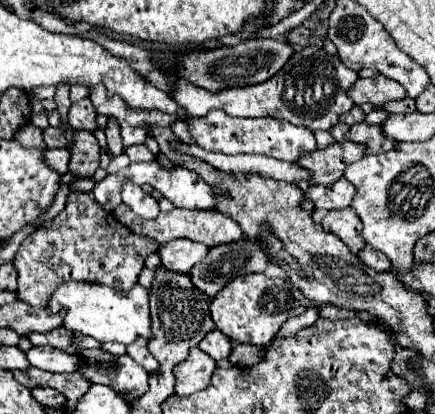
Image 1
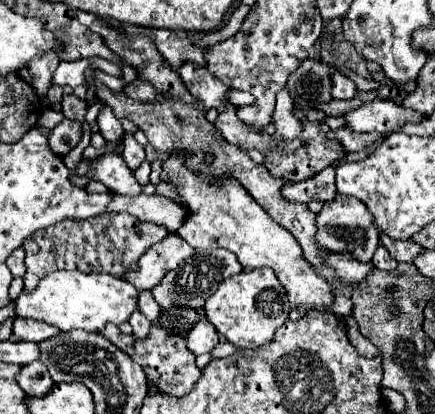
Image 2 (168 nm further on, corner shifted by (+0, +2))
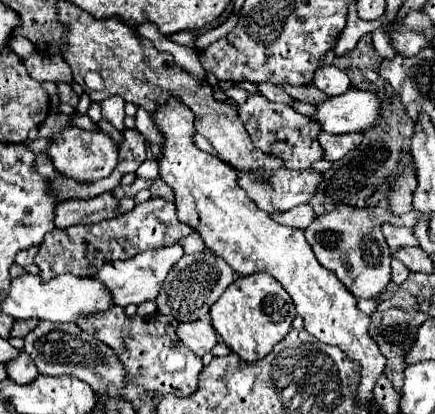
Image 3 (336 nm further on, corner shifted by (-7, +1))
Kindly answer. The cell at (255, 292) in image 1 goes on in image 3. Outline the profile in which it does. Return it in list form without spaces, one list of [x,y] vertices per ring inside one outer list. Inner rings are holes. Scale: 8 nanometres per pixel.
[[[253,273],[233,281],[211,307],[211,323],[225,345],[245,363],[253,363],[271,353],[271,349],[289,333],[295,319],[295,305],[289,293],[269,273]]]

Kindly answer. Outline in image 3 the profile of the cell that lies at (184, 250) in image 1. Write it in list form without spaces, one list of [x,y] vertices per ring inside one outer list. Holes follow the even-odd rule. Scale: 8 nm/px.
[[[177,243],[171,247],[163,247],[159,251],[145,251],[139,253],[135,259],[127,259],[127,261],[107,261],[103,265],[103,269],[99,269],[99,273],[93,275],[93,279],[99,279],[99,283],[107,283],[107,289],[111,291],[111,295],[115,295],[115,305],[119,307],[127,307],[131,303],[143,303],[149,299],[155,299],[159,293],[161,283],[165,281],[169,269],[175,265],[175,261],[179,261],[183,257],[183,247],[179,247]]]

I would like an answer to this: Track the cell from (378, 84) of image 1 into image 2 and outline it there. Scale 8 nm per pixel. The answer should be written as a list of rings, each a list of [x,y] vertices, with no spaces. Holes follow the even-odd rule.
[[[336,72],[332,76],[332,80],[334,80],[334,88],[332,88],[332,96],[334,98],[338,98],[338,100],[350,100],[350,98],[356,96],[356,92],[358,92],[356,84],[350,78],[346,78],[340,72]]]

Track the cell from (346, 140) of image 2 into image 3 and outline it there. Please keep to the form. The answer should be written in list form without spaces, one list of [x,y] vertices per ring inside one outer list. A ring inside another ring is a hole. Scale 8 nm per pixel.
[[[321,131],[319,133],[319,145],[323,149],[323,159],[337,161],[345,157],[349,151],[353,151],[361,143],[361,133],[345,133],[345,135],[331,135]]]

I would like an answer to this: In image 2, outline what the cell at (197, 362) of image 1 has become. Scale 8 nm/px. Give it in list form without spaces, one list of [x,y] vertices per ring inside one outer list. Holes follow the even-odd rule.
[[[108,324],[102,334],[110,342],[114,342],[120,350],[124,350],[134,362],[138,362],[144,368],[148,380],[152,380],[158,386],[160,392],[166,392],[170,396],[184,396],[194,388],[198,378],[202,376],[202,370],[196,366],[196,356],[188,350],[184,338],[168,334],[158,324],[154,324],[150,328],[150,334],[148,334],[146,340],[138,340],[138,342],[134,338],[130,338],[130,336],[120,334],[120,330],[116,326],[112,326],[112,324]]]

